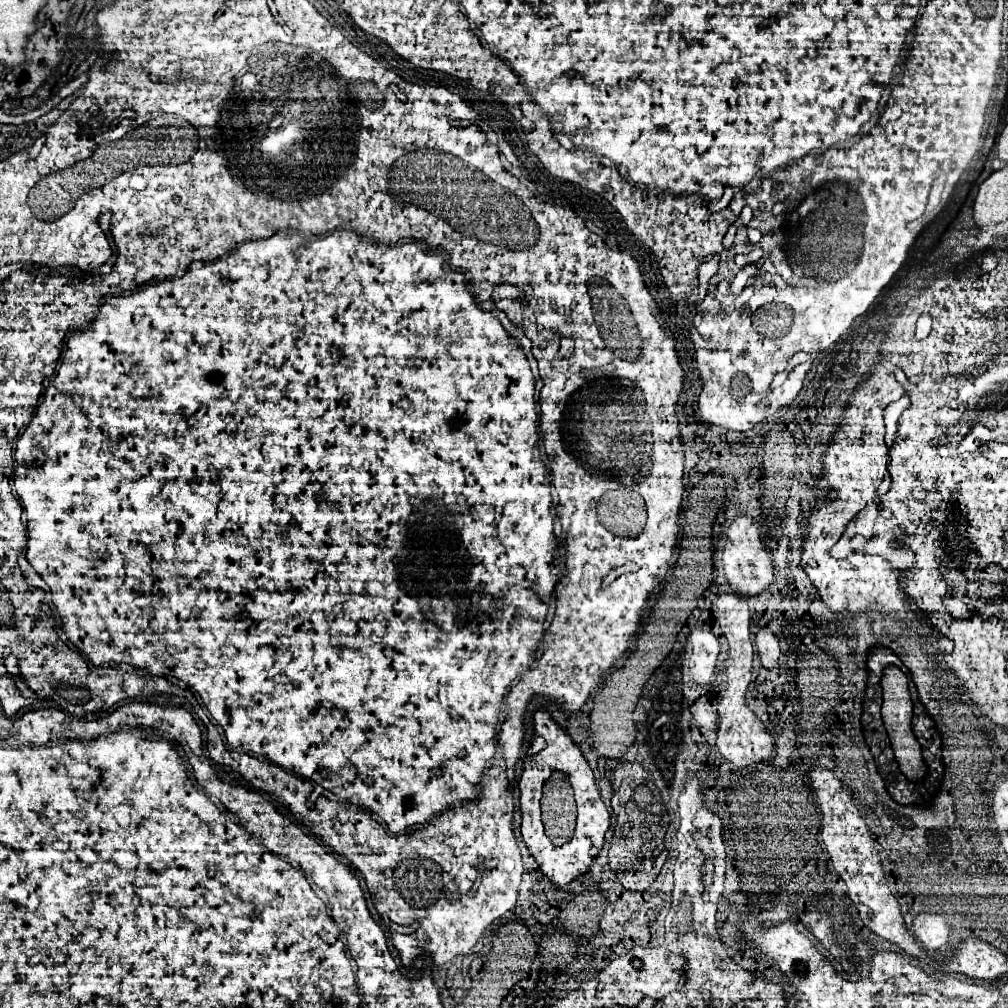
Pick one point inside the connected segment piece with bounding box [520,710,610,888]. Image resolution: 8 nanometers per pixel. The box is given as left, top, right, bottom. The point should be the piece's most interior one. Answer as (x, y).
(561, 865)

